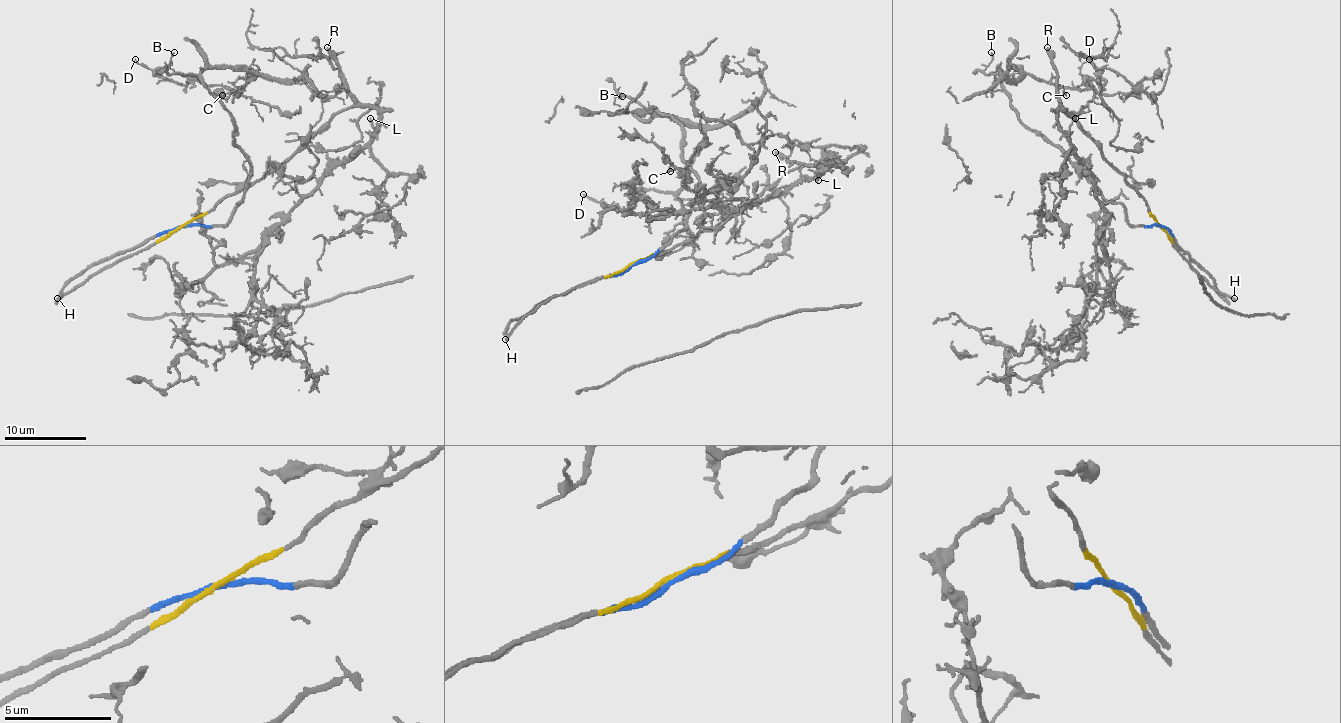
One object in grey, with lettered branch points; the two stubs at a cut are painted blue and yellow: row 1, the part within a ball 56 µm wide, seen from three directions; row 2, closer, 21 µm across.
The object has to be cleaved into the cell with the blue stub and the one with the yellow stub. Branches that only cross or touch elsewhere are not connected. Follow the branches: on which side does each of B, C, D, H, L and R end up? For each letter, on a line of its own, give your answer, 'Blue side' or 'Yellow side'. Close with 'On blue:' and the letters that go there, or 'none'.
B: Blue side
C: Blue side
D: Blue side
H: Yellow side
L: Yellow side
R: Yellow side
On blue: B, C, D

